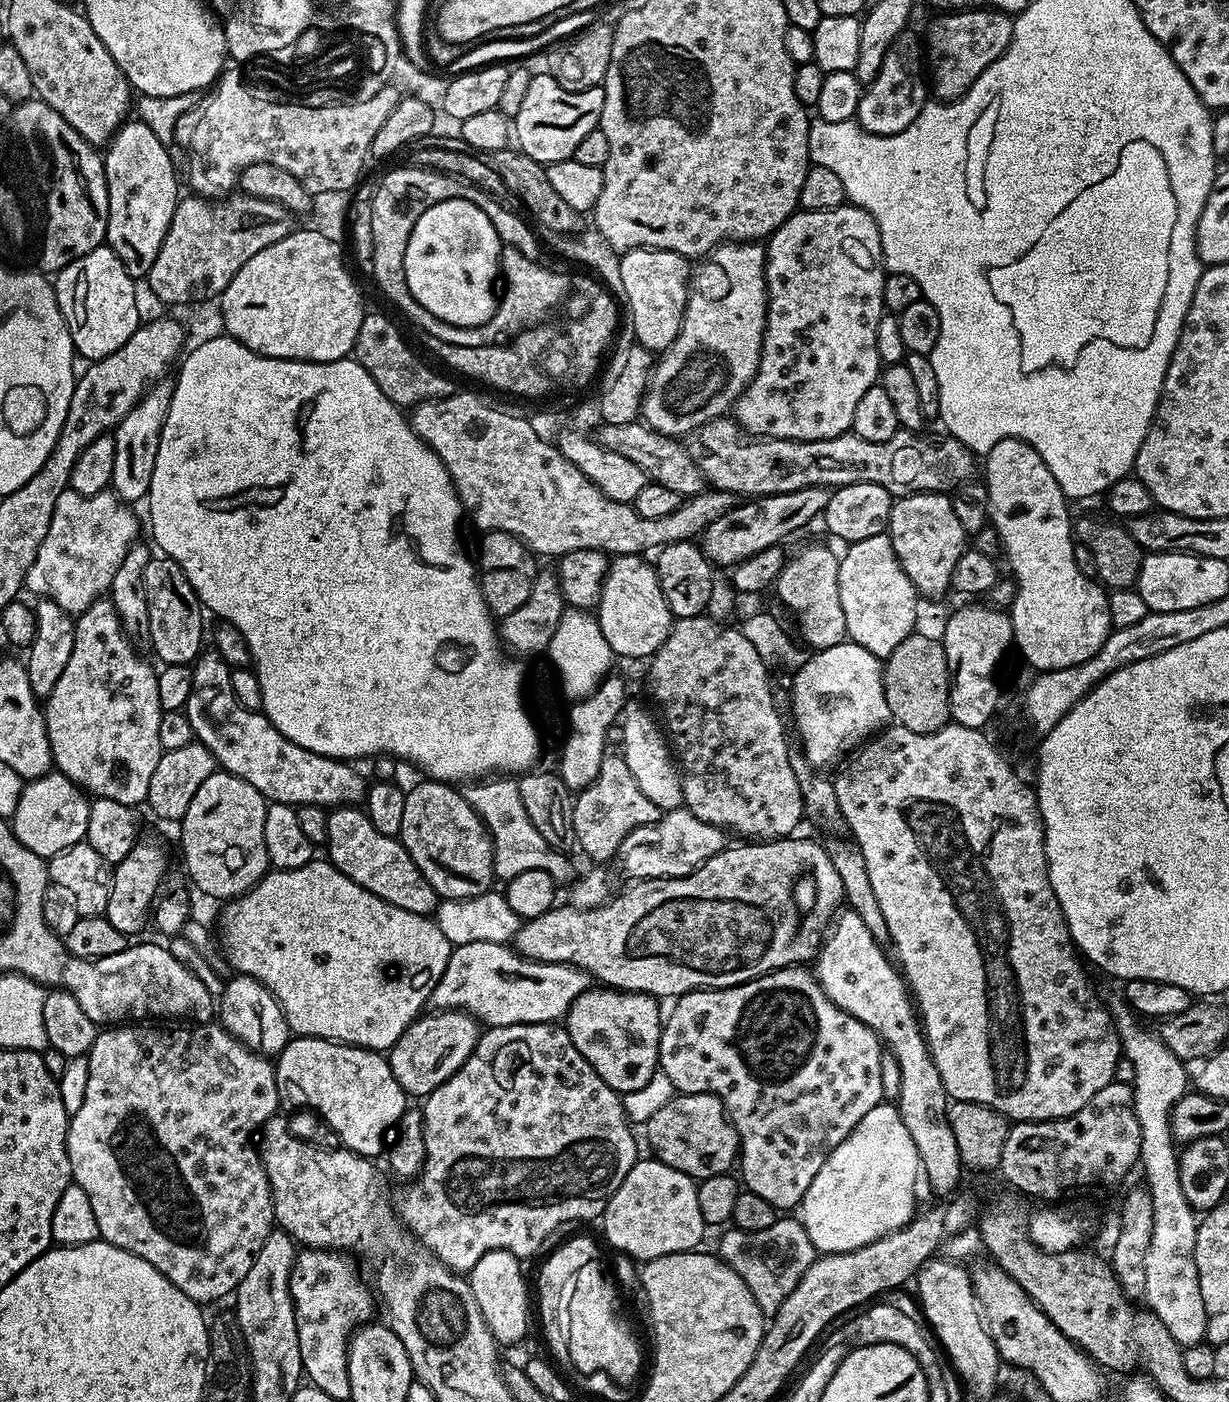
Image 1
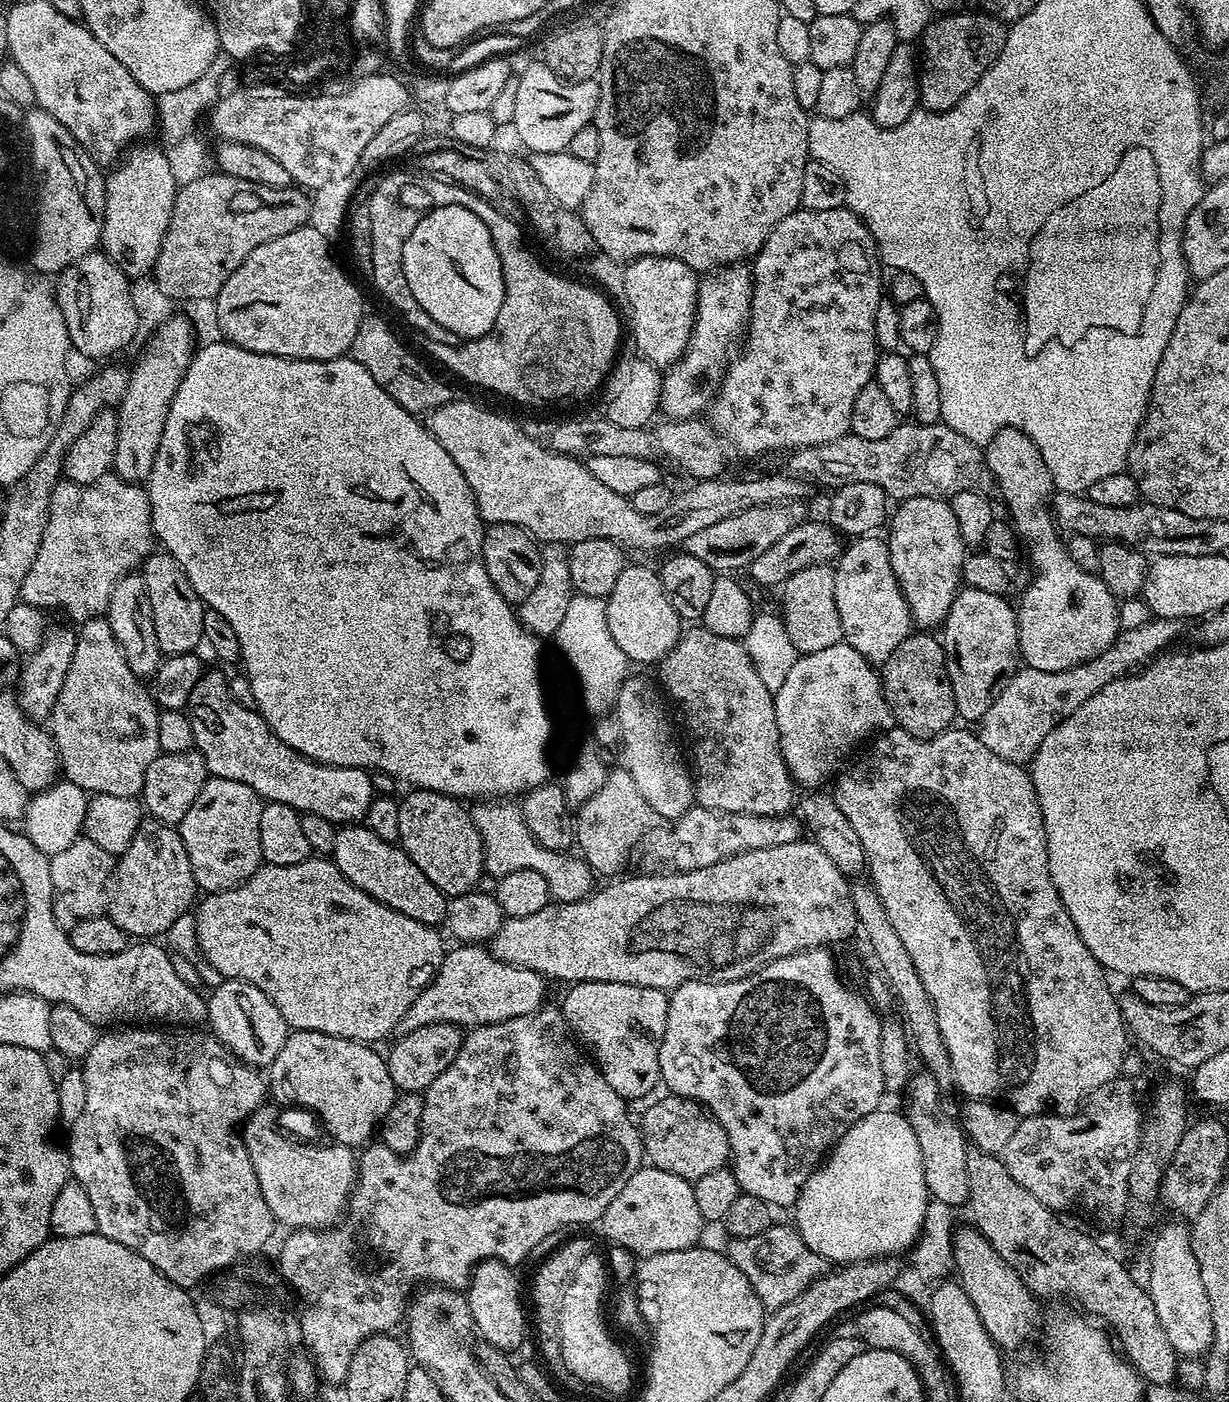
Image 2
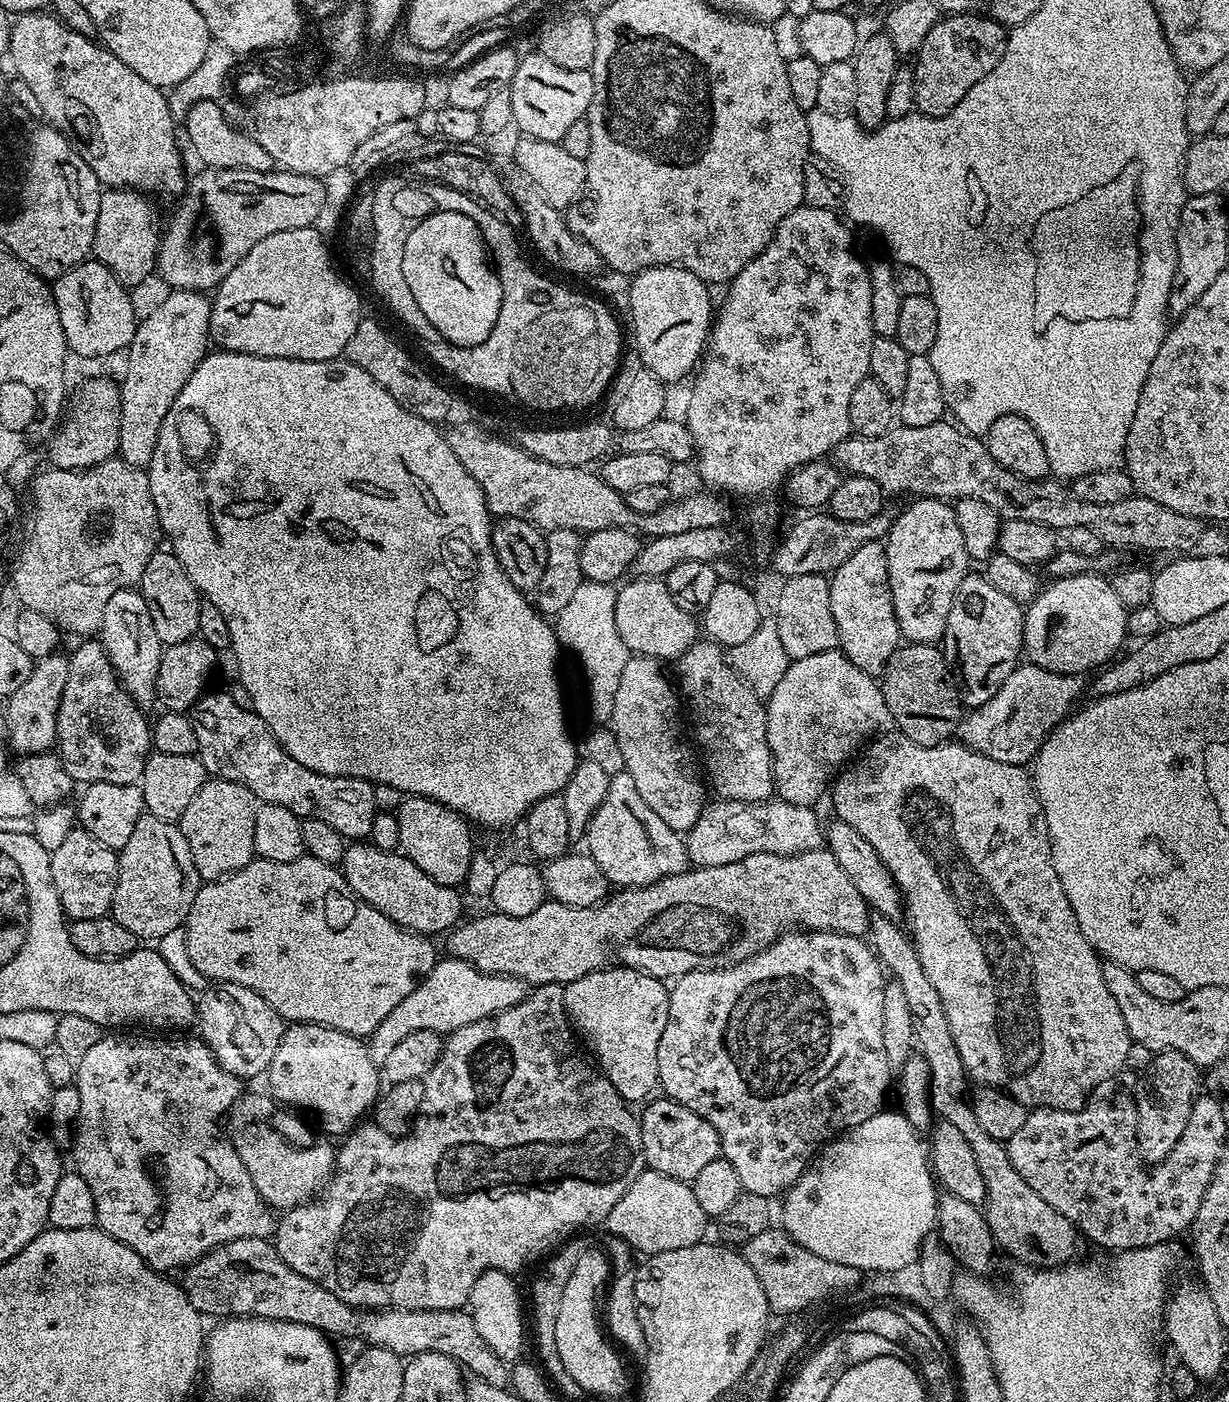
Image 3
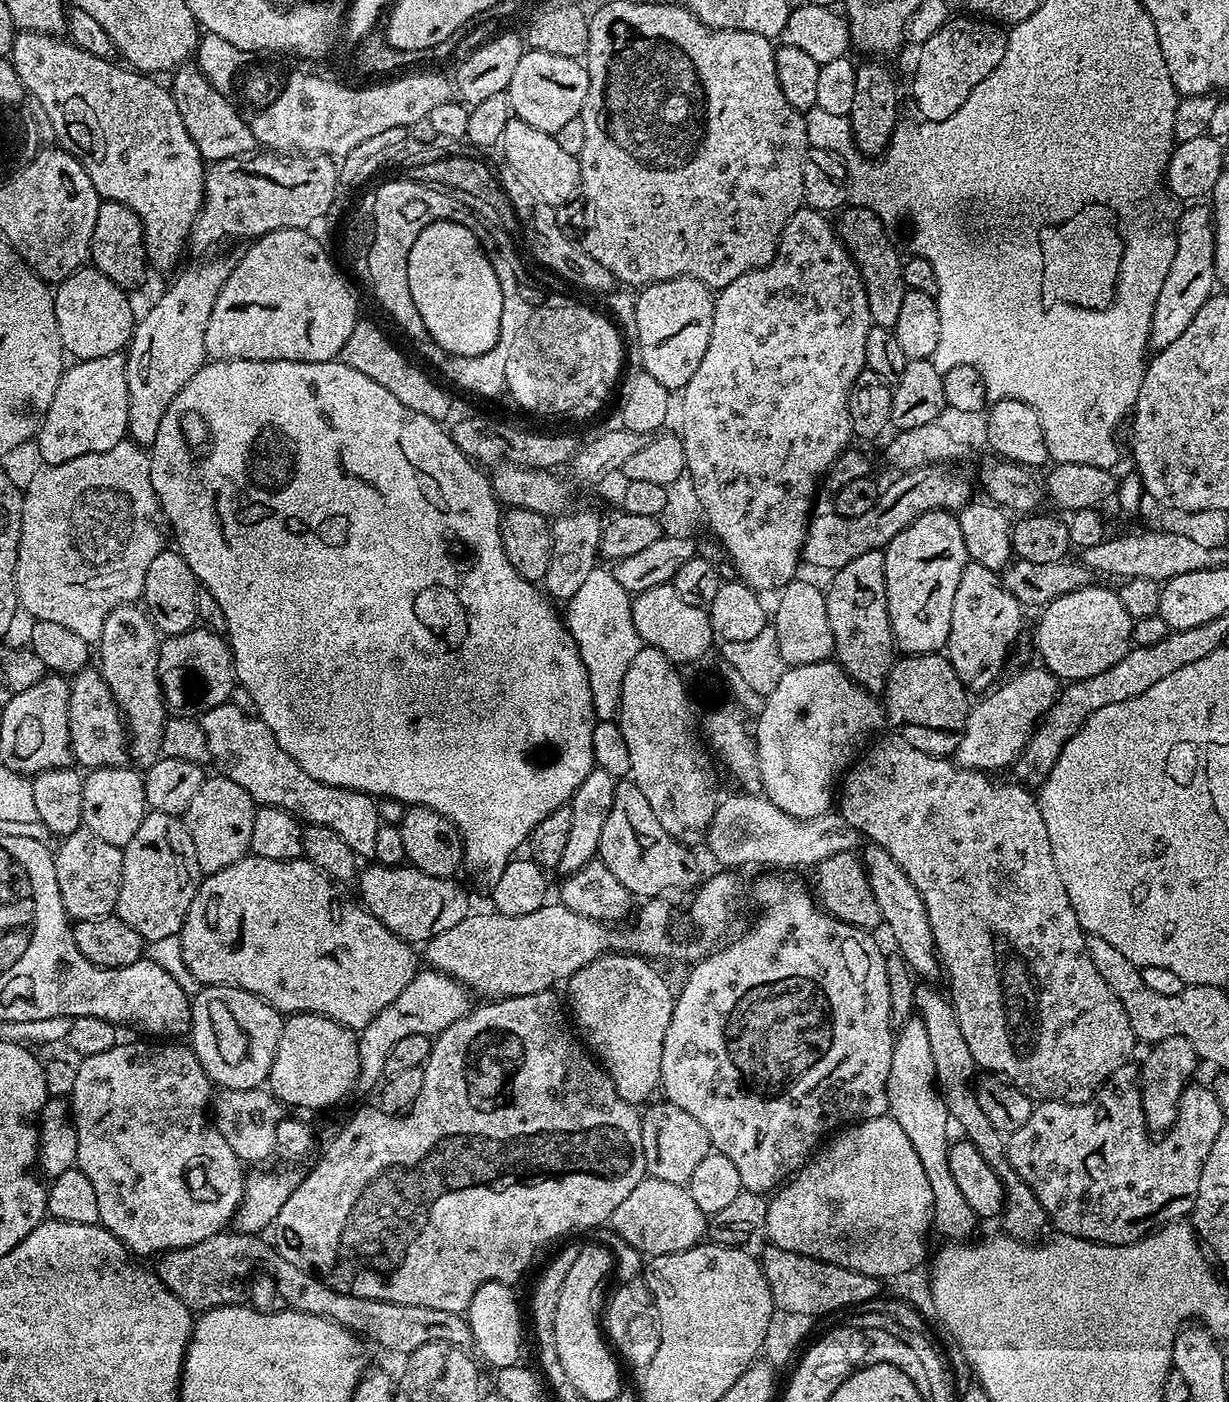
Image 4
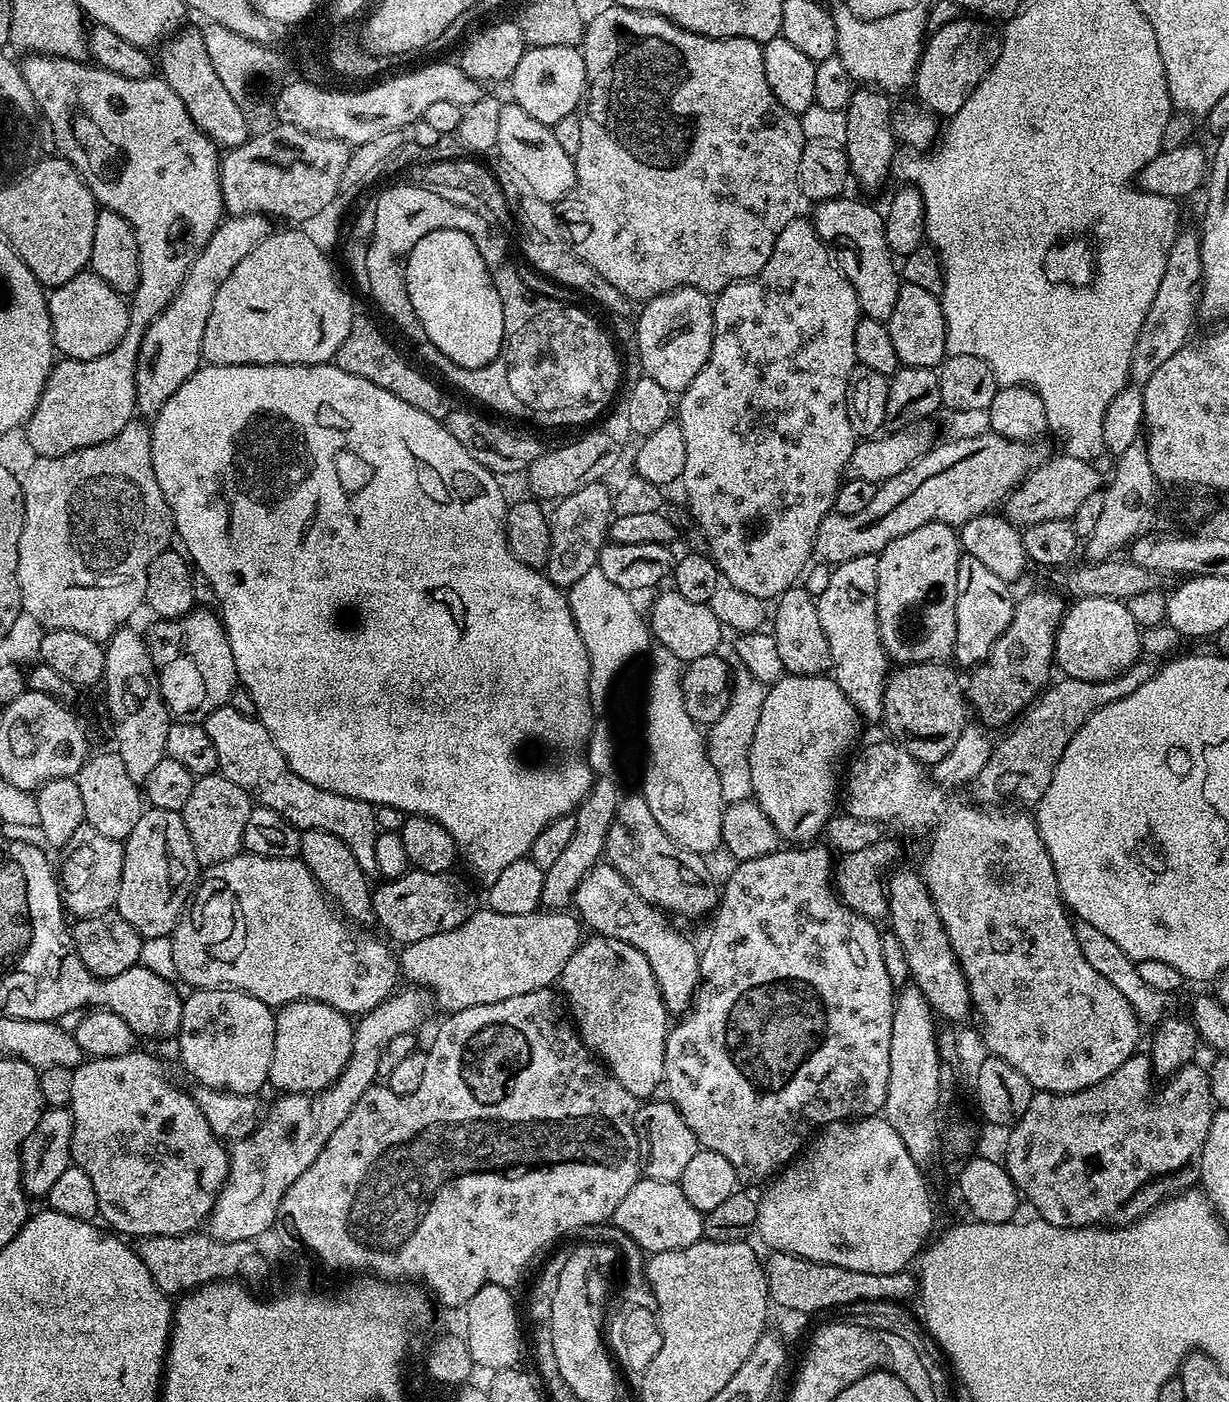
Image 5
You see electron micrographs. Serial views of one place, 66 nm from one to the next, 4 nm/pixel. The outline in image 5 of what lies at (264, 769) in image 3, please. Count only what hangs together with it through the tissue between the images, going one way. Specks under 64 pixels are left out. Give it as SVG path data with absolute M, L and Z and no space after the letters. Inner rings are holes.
M225 706L210 713L204 720L203 726L206 734L210 734L210 738L214 741L214 750L218 750L219 775L230 778L230 782L234 782L234 786L242 786L242 790L246 790L246 794L252 797L259 807L269 808L282 814L282 818L286 818L286 822L290 822L301 832L326 830L326 834L334 834L334 838L341 840L350 850L350 854L354 854L358 866L362 866L362 870L366 874L376 872L374 842L378 829L375 820L376 808L373 805L362 802L358 798L322 790L318 786L306 782L306 778L298 778L298 774L294 774L294 770L290 770L286 758L282 758L282 750L278 750L278 746L274 746L274 738L270 738L270 730L266 730L266 726L262 726L262 722L256 716L238 714L238 710Z

